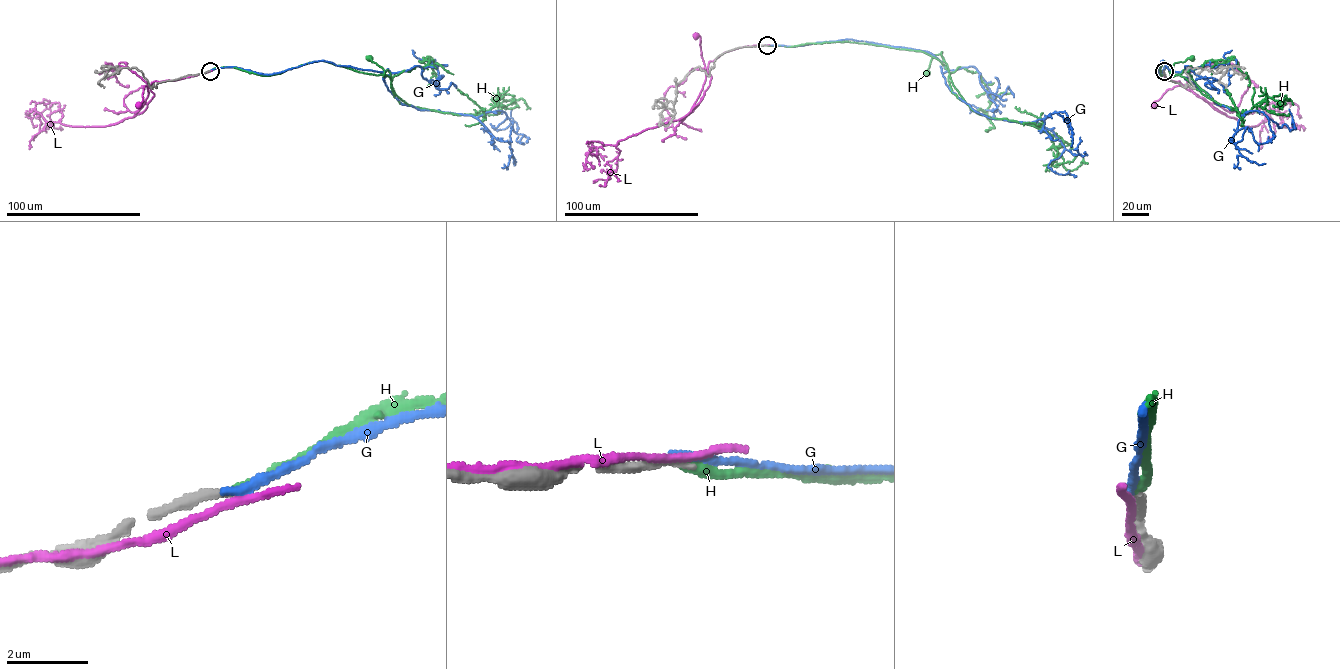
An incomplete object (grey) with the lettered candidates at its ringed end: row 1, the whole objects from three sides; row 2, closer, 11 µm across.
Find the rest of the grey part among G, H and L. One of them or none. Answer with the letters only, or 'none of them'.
H

